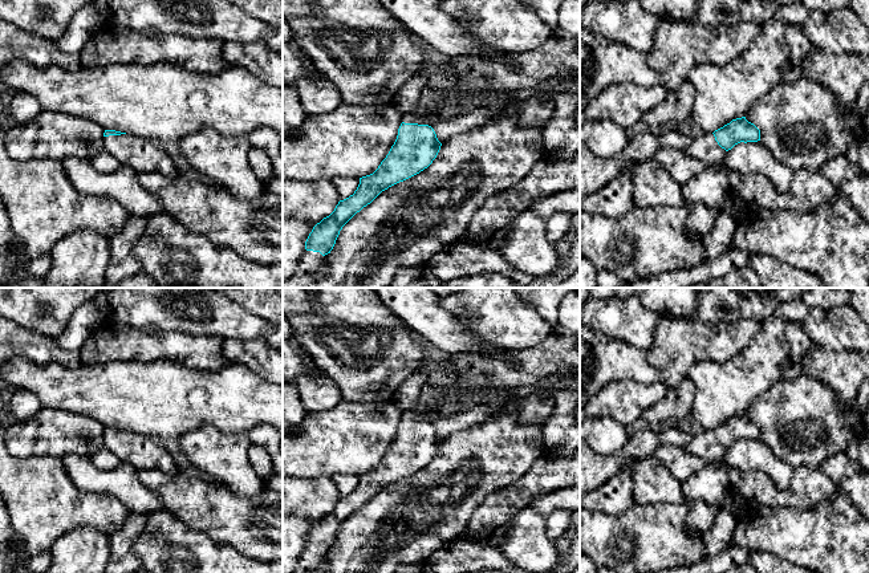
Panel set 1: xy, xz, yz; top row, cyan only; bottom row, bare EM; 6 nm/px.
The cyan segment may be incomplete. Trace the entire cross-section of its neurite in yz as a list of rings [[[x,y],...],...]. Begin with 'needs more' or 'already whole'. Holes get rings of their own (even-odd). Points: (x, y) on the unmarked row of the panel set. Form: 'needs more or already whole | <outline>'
needs more | [[[742,414],[732,416],[714,430],[695,428],[693,439],[683,446],[683,450],[712,463],[723,460],[726,450],[735,442],[758,438],[760,438],[760,427],[746,414]]]

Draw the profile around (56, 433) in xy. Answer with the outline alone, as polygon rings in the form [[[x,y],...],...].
[[[41,407],[37,414],[27,420],[20,420],[4,431],[7,450],[16,458],[78,455],[92,458],[103,447],[105,426],[80,414],[65,410]]]

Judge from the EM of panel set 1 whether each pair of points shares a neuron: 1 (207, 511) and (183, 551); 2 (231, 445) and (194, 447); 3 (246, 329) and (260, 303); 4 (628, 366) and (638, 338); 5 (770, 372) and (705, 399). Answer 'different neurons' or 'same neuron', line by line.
1: different neurons
2: same neuron
3: different neurons
4: different neurons
5: same neuron

